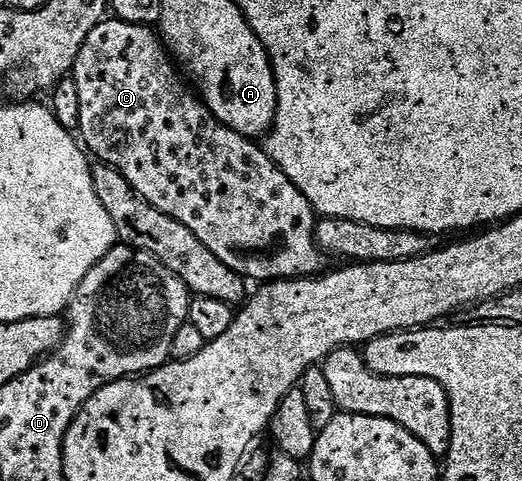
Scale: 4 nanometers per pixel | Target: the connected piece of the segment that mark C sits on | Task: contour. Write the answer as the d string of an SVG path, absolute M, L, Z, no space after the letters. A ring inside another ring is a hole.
M115 19L100 21L98 27L94 27L94 31L90 31L90 35L86 35L86 43L82 43L82 51L78 51L78 59L70 74L71 80L78 83L78 99L82 102L78 137L86 146L87 152L97 162L117 169L128 180L137 197L144 198L154 207L158 207L158 211L178 219L178 223L182 223L182 227L194 231L194 235L198 235L202 247L206 247L206 251L214 251L214 255L218 255L218 259L222 259L222 263L226 263L226 267L230 267L230 271L234 271L239 277L252 283L253 281L256 281L255 283L271 283L323 274L326 269L326 266L324 266L326 254L320 250L320 244L316 241L318 214L310 203L310 199L306 199L306 195L302 195L302 191L298 191L298 187L294 187L294 183L290 183L287 175L268 158L267 152L261 146L260 149L256 146L259 144L253 138L243 137L238 131L223 125L208 110L203 100L193 92L189 82L181 76L178 69L178 74L176 74L175 68L177 69L177 66L174 64L163 40L149 26L135 25Z

